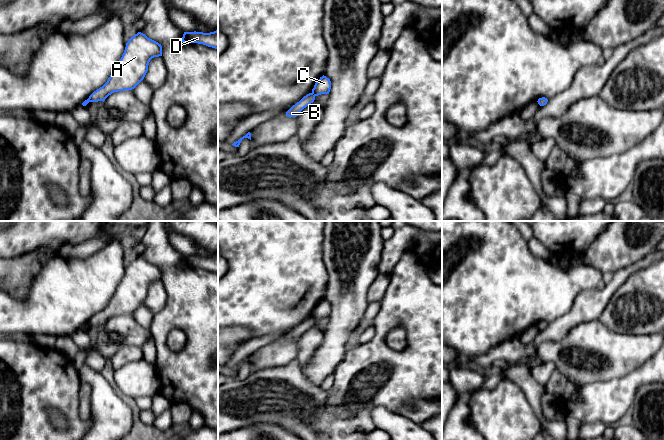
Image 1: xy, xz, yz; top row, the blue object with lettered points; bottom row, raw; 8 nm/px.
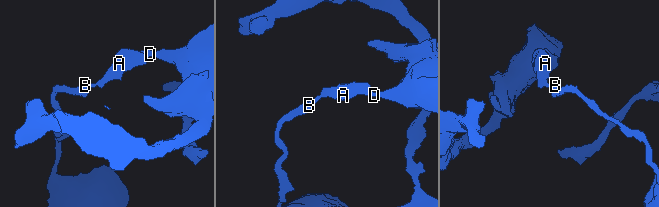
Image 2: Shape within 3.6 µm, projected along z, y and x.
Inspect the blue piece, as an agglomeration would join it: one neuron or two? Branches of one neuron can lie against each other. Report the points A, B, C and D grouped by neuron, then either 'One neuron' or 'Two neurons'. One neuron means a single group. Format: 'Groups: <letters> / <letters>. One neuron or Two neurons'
Groups: A C D / B. Two neurons

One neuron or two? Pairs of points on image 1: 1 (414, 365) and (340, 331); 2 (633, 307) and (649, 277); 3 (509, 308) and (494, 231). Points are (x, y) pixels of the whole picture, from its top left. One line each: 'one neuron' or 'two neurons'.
1: two neurons
2: one neuron
3: one neuron

